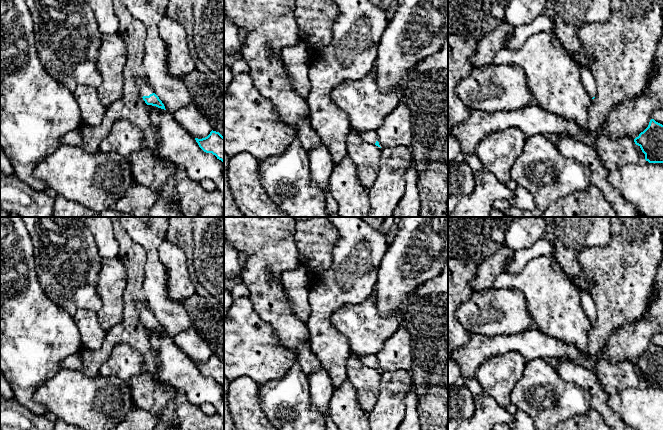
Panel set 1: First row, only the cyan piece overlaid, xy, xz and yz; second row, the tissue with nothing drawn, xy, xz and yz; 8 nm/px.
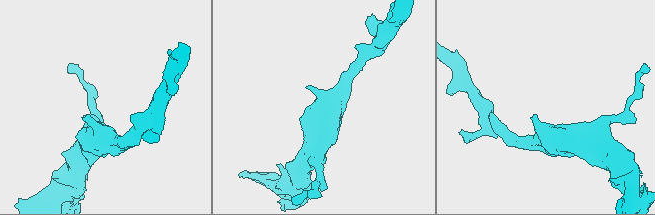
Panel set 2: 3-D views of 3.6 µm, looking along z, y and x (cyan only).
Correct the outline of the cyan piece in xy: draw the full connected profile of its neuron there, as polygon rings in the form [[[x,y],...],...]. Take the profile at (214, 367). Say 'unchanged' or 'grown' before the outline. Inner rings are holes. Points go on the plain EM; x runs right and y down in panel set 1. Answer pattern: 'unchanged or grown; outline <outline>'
unchanged; outline [[[216,355],[202,363],[195,362],[199,371],[206,377],[212,377],[224,387],[224,361]]]

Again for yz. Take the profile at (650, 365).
unchanged; outline [[[651,343],[648,351],[634,363],[649,387],[663,387],[663,349]]]

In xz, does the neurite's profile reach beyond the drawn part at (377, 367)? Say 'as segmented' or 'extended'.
extended

